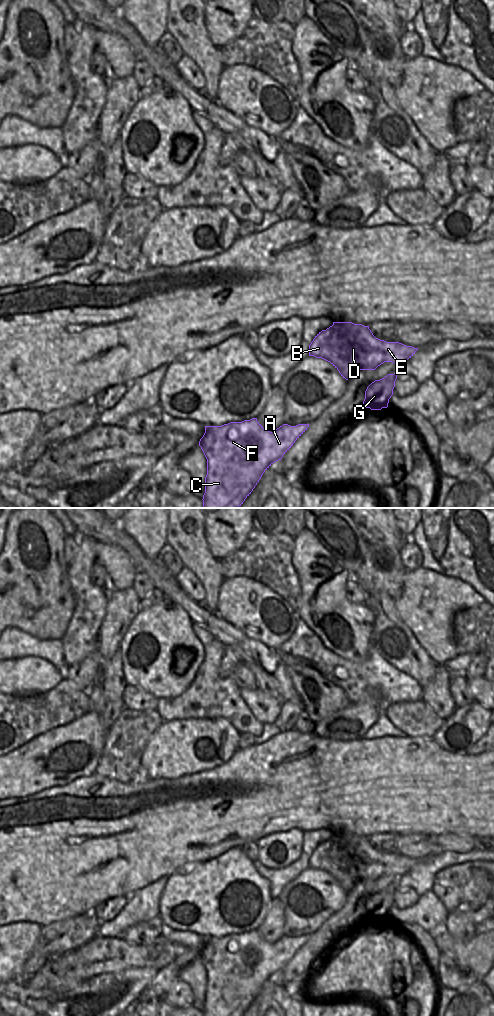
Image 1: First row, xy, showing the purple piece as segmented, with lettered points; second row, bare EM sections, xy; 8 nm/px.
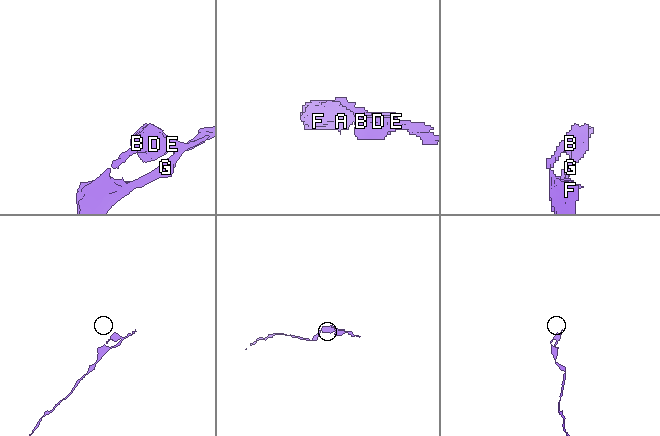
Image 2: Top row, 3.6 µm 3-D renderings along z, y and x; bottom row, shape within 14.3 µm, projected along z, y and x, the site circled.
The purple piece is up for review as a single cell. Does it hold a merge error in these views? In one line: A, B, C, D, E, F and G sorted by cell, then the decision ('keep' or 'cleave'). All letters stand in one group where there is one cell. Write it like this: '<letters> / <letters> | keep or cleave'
A C F G / B D E | cleave

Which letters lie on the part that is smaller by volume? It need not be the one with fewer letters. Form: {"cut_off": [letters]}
{"cut_off": ["B", "D", "E"]}

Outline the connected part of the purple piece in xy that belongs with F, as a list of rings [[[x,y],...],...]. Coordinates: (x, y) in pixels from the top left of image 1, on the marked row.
[[[257,418],[230,422],[222,426],[205,426],[205,433],[199,441],[199,446],[207,459],[203,507],[239,508],[263,473],[274,462],[282,459],[308,427],[309,424],[283,424],[270,432],[257,421]]]

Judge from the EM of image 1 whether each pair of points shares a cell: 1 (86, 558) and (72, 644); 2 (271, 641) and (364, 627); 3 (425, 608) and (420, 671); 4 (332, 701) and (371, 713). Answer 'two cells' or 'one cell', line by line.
1: one cell
2: two cells
3: two cells
4: two cells

